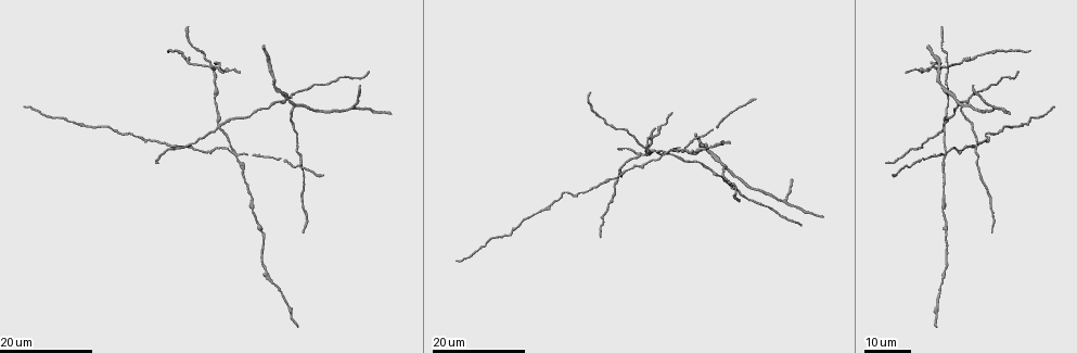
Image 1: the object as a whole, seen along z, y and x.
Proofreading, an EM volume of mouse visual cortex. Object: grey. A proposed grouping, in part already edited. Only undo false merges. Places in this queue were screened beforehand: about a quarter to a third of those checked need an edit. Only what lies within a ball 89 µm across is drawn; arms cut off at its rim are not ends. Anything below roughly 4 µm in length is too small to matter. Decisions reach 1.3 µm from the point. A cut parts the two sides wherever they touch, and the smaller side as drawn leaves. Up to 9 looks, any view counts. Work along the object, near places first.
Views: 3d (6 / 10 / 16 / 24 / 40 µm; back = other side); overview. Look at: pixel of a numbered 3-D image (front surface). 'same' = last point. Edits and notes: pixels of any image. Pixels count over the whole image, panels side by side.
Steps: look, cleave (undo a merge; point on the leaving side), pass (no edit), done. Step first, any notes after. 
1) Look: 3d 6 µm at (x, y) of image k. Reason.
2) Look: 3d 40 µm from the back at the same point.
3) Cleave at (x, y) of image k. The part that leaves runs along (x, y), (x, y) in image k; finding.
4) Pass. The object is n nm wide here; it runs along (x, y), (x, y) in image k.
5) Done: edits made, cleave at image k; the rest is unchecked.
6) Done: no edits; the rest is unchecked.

Look: 3d 24 µm at (786, 201) of image 1. Three-way junction.

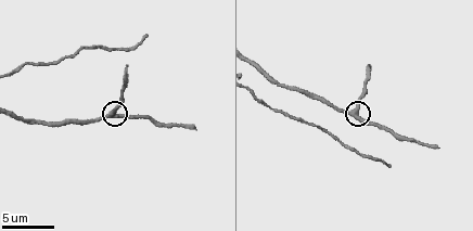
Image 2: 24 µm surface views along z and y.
Look: 3d 10 µm at (355, 115) of image 2. Zoom in.

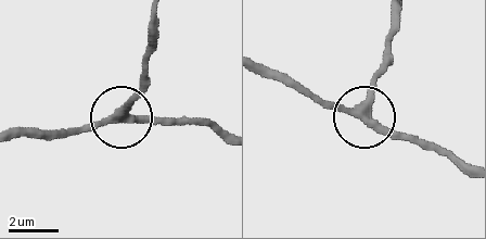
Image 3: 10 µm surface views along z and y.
Pass. 3 arms meet here; all the same neuron.

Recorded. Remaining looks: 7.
Look: 3d 24 µm at (220, 125) of image 1. Four-way junction.

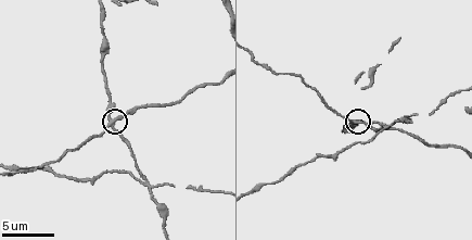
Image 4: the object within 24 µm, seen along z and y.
Look: 3d 6 µm at (113, 120) of image 4.

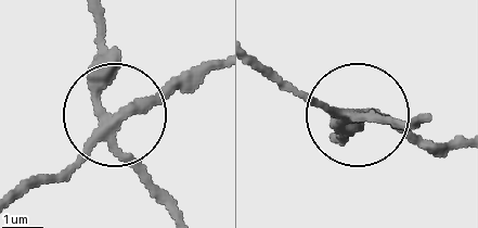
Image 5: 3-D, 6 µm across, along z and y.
Cleave at (162, 103) of image 5. The side arm is 38 µm long; 4 arms meet here; a second neuron is stuck on.

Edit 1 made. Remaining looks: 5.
Look: overview. See it whole again.

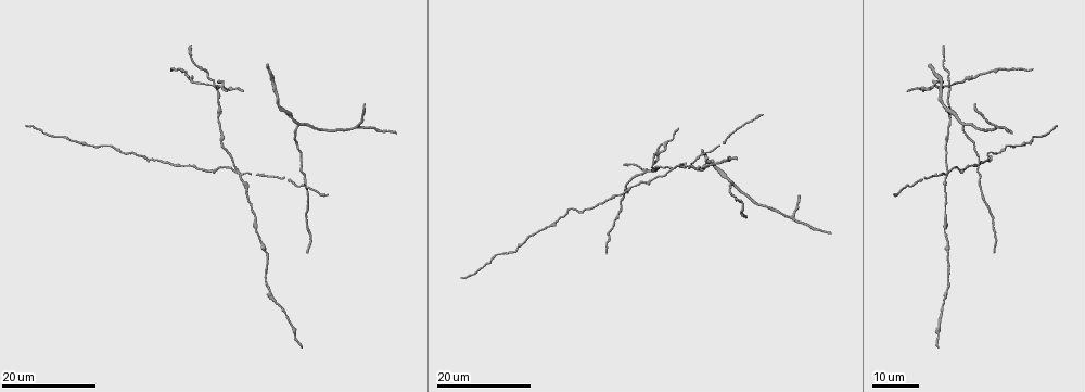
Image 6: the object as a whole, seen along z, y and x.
Look: 3d 24 µm at (735, 185) of image 6. Two arms in line, one across.

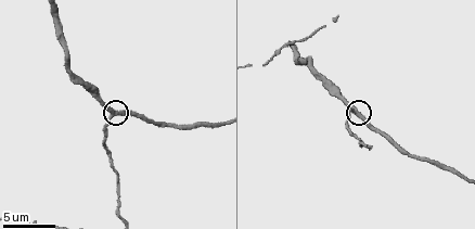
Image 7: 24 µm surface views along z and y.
Look: 3d 6 µm at (115, 115) of image 7.

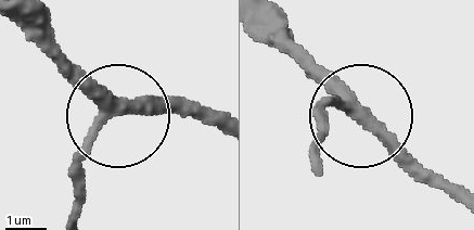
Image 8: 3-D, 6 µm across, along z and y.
Look: 3d 6 µm from the back at (118, 106) of image 8.

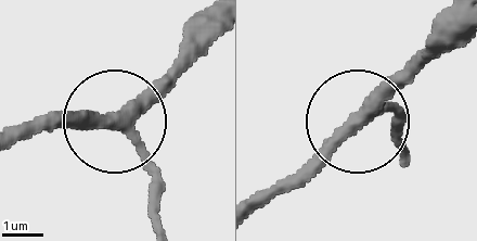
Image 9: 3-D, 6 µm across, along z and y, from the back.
Pass. The side arm is 26 µm long; one neuron here.

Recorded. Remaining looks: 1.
Done: edits made, cleave at image 5; the rest is unchecked.

